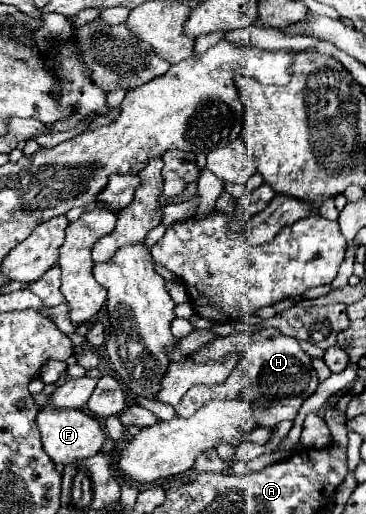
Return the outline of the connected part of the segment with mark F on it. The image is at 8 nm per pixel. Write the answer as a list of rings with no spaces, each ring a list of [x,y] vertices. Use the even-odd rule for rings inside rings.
[[[42,409],[36,417],[36,425],[40,431],[40,441],[44,451],[52,457],[54,463],[62,463],[68,465],[74,459],[82,459],[82,457],[90,457],[94,453],[100,451],[104,439],[106,439],[106,431],[102,427],[102,421],[82,409]]]

